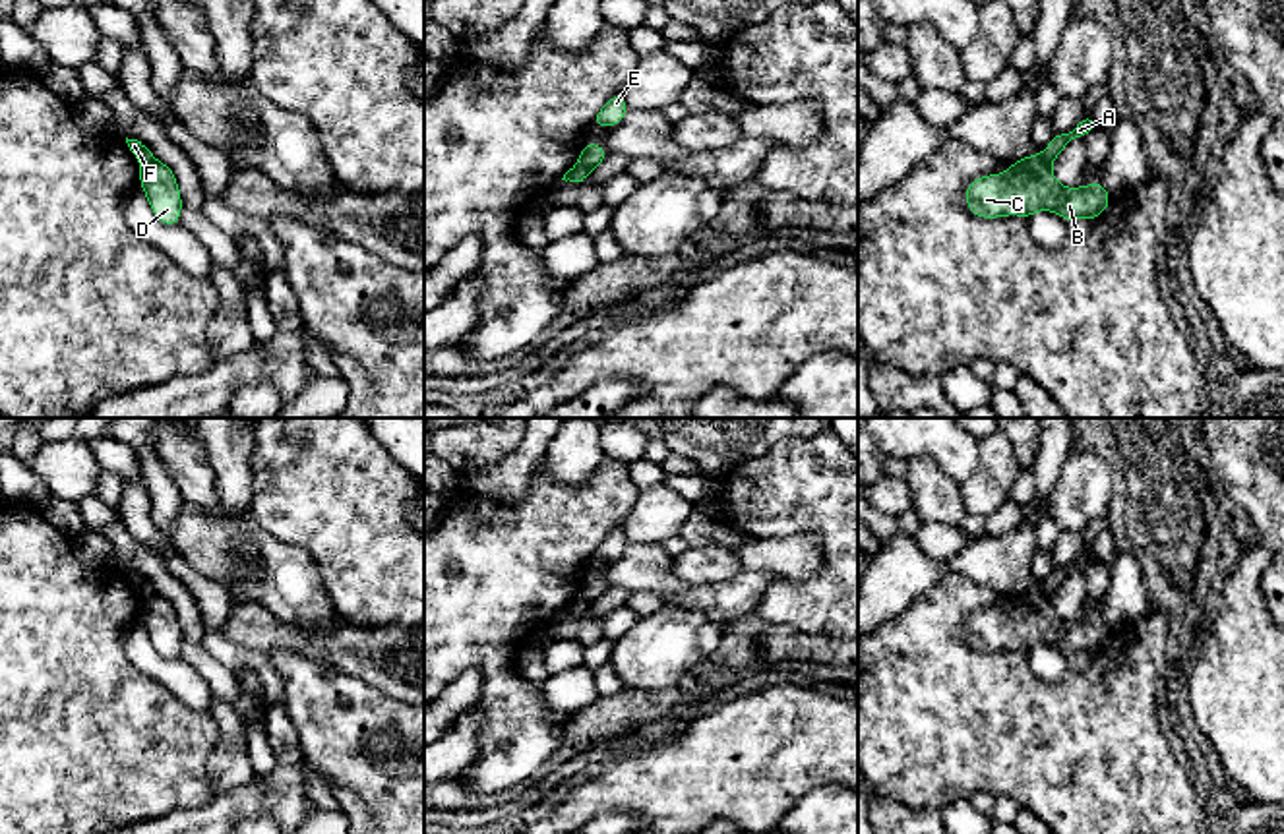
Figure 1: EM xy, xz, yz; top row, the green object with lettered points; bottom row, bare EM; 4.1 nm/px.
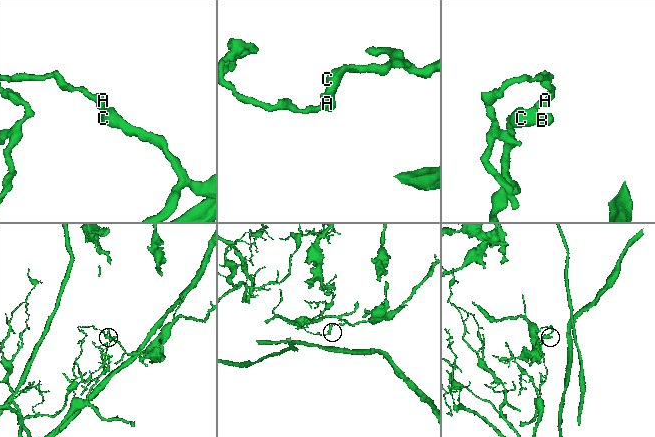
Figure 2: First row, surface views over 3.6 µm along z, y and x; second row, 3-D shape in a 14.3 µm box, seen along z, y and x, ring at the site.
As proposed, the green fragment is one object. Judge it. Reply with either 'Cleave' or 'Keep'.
Cleave

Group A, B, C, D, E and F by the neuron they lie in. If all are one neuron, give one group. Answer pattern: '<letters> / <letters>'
A F / B C D E

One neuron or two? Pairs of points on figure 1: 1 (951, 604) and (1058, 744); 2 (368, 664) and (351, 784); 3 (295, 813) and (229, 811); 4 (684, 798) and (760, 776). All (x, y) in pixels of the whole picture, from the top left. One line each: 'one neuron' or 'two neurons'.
1: one neuron
2: two neurons
3: one neuron
4: one neuron

